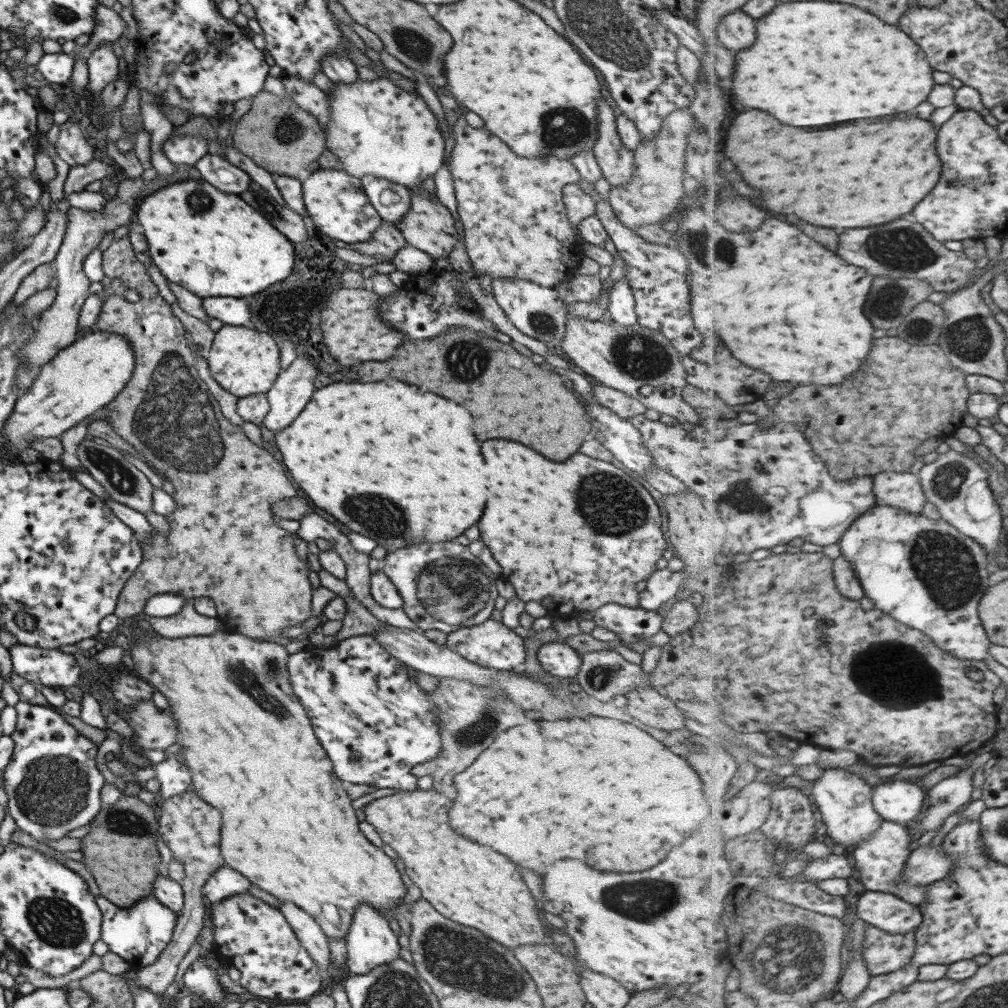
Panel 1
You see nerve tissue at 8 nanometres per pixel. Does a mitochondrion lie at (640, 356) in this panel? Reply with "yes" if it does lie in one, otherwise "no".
yes

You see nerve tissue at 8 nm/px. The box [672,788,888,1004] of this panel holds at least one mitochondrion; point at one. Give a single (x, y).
(784, 957)

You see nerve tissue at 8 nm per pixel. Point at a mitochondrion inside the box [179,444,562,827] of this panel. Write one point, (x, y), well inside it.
(453, 589)

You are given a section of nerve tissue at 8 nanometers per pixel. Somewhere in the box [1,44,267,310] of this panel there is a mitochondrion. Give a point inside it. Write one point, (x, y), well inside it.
(199, 202)

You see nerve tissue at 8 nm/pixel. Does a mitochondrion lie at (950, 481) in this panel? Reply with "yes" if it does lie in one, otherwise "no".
yes

